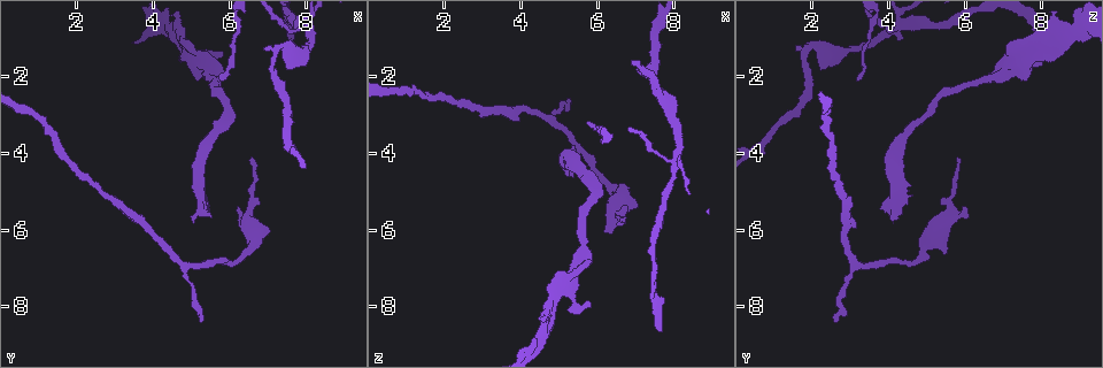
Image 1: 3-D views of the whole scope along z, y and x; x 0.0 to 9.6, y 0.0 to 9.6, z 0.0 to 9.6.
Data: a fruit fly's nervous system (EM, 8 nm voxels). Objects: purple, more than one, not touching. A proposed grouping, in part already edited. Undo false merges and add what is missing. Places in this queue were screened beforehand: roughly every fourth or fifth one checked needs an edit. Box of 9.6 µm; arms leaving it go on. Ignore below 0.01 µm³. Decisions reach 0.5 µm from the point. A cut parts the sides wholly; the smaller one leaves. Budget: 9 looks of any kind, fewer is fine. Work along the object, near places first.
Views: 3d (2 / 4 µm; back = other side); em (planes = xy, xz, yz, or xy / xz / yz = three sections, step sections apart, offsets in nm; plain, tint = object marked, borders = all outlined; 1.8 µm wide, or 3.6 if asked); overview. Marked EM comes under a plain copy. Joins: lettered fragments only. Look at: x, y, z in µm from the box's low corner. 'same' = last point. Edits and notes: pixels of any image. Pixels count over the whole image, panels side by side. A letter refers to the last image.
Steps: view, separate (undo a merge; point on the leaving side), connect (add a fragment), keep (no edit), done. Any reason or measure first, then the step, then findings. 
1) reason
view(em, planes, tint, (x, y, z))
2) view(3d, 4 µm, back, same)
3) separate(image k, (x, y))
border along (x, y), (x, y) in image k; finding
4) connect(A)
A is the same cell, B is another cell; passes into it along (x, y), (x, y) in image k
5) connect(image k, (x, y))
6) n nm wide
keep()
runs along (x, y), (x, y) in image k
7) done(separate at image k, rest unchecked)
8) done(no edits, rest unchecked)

view(em, xz, step 16, borders, (4.35, 0.70, 9.10))

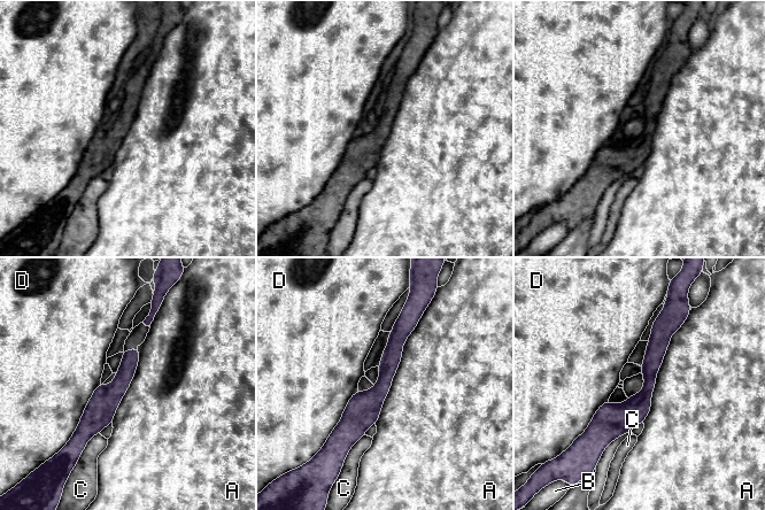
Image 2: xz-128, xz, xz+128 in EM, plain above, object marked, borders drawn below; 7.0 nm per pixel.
another direction
view(em, planes, borders, same)

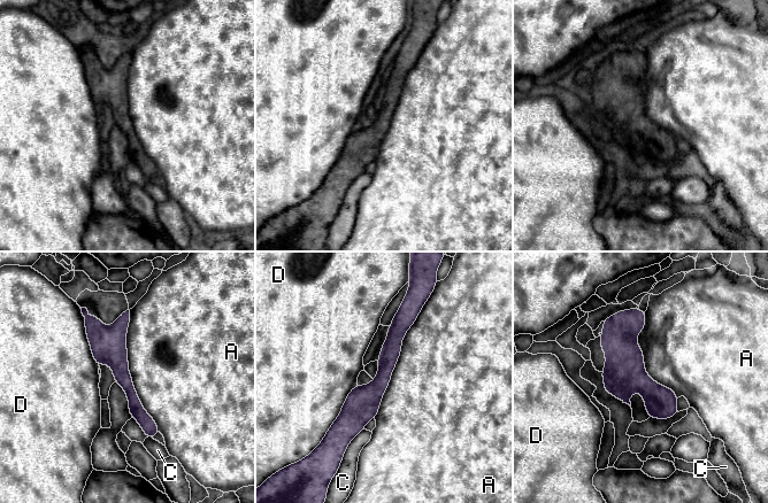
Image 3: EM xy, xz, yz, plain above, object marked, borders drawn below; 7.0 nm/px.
140 nm wide
keep()
A, C and D are other cells; continuous, no second cell

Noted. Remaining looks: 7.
calibre changes
view(3d, 2 µm, (5.15, 1.55, 7.50))

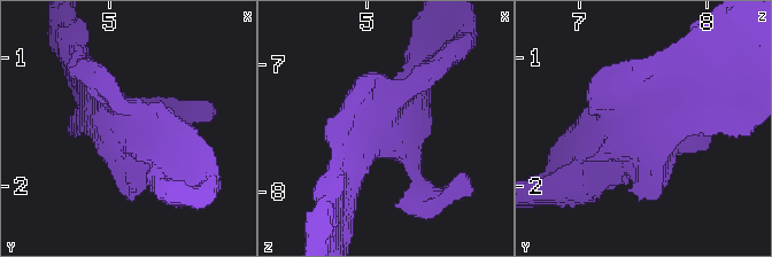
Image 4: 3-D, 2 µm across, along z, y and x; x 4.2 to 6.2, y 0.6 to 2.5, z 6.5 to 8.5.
need the tissue
view(em, 3.6 µm, planes, tint, (5.12, 1.56, 7.58))

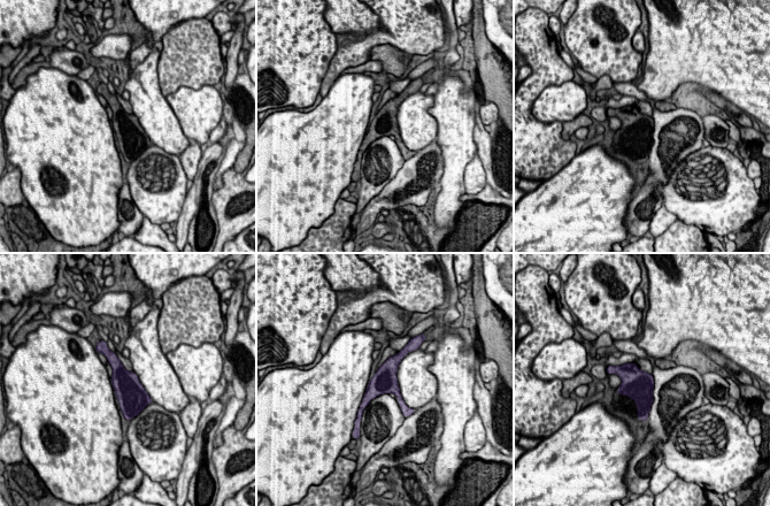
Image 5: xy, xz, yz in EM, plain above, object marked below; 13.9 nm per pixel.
see the neighbours
view(em, 3.6 µm, planes, borders, same)

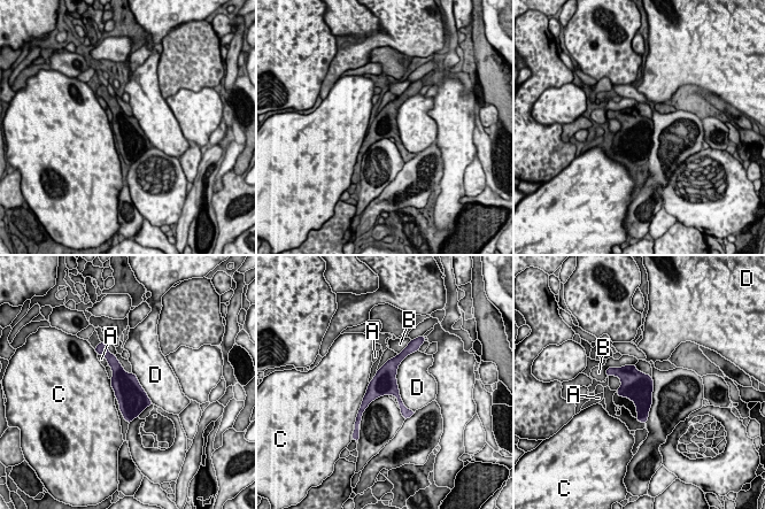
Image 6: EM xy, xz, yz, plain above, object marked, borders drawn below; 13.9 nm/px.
keep()
A, B, C and D are other cells; border along (410, 353), (396, 384), (414, 411) in image 6; one cell here

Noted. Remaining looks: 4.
view(em, planes, tint, (8.00, 0.70, 4.25))

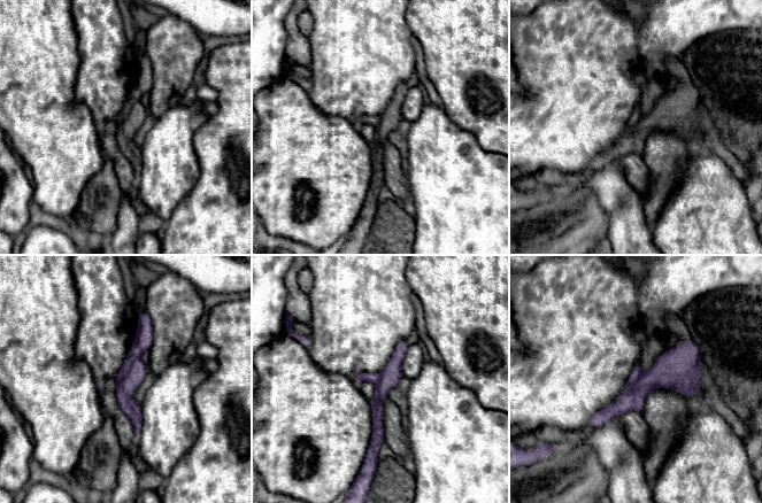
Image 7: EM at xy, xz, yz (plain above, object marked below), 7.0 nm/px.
view(em, planes, borders, same)

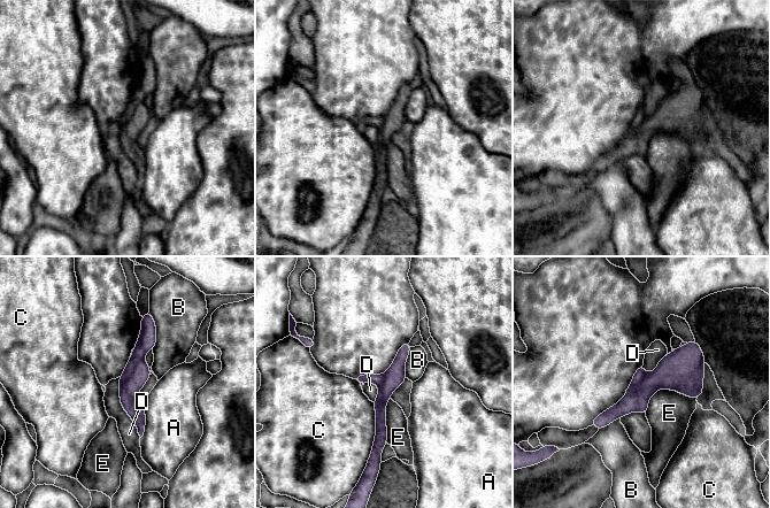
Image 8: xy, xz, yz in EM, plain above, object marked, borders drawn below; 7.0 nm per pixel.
150 nm wide
separate(image 8, (146, 341))
A, B, C, D and E are other cells; border along (143, 359), (120, 390) in image 8; two cells meet here

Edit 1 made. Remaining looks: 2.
an open end
view(3d, 2 µm, (6.15, 5.40, 6.00))

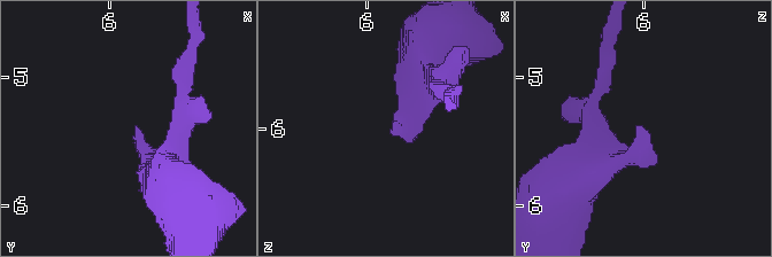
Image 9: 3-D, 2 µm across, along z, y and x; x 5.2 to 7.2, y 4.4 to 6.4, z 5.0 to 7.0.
view(em, planes, borders, (6.22, 5.40, 6.02))

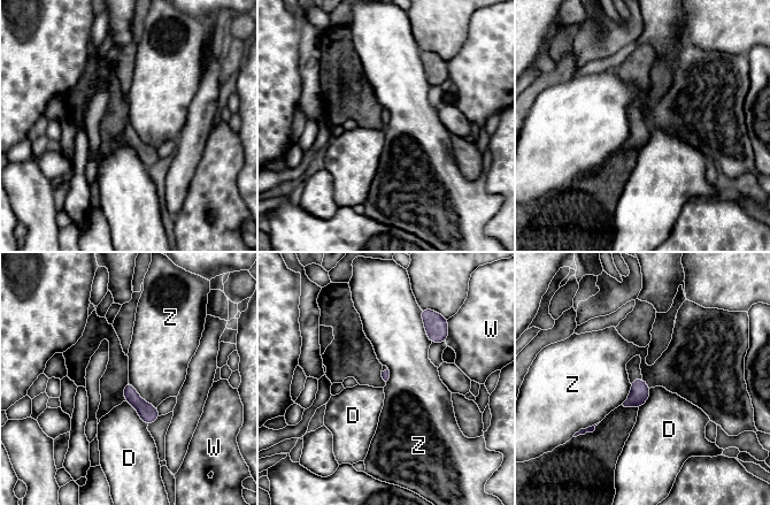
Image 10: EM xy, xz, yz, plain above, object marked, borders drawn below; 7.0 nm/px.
keep()
D, W and Z are other cells; border along (420, 310), (424, 331), (431, 343) in image 10; no lettered fragment goes on from it

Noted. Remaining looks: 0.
done(separate at image 8, rest unchecked)

